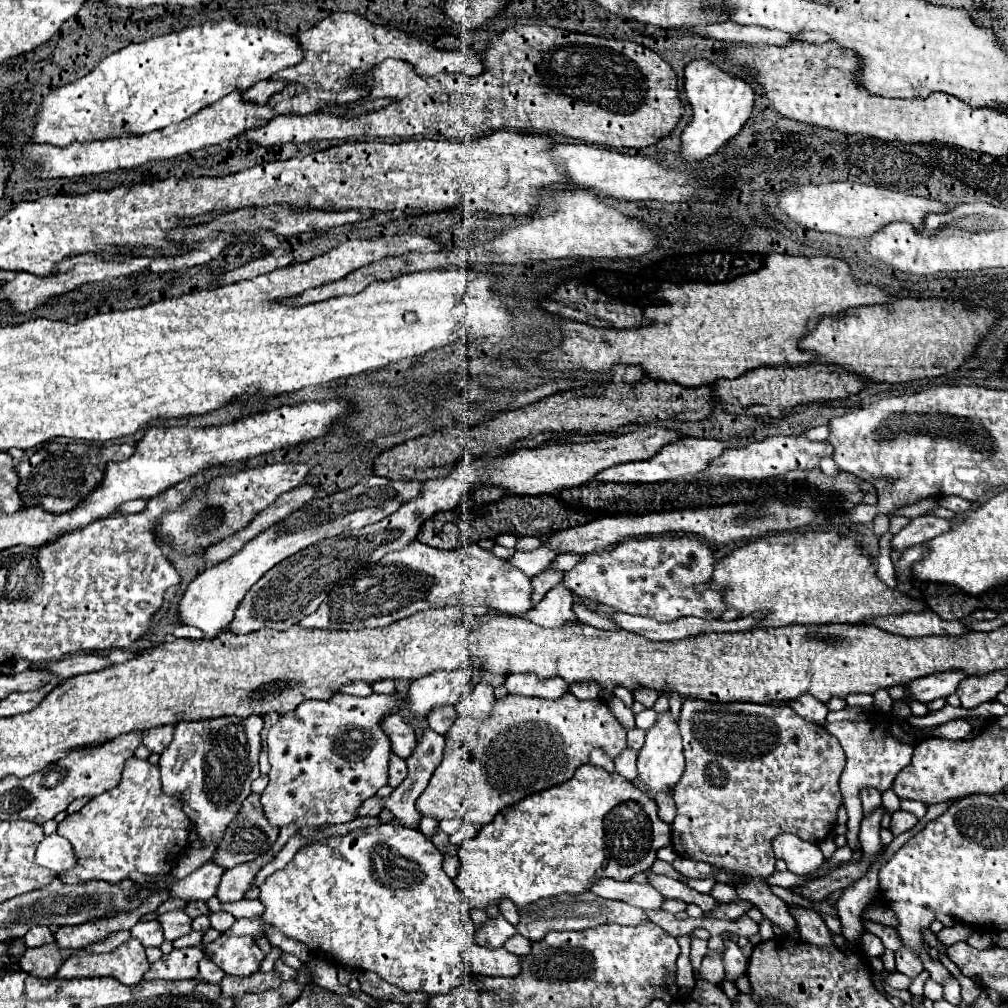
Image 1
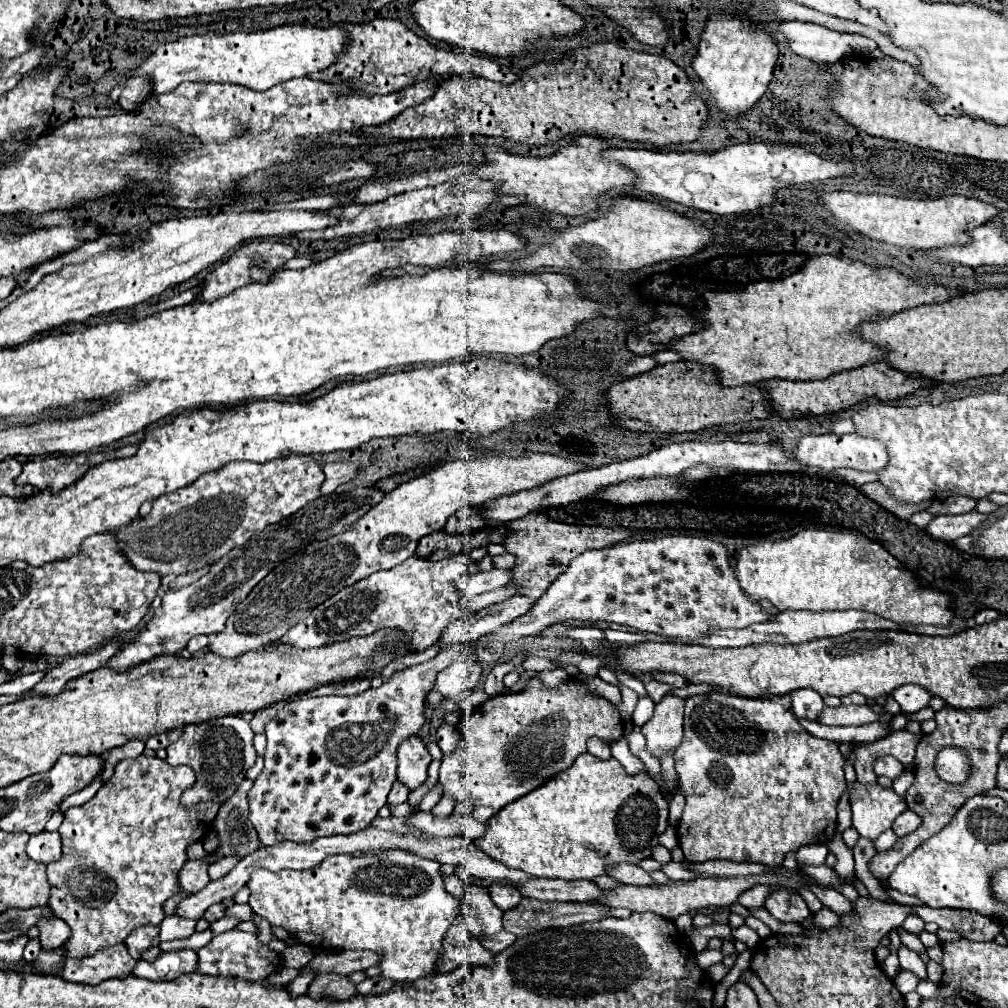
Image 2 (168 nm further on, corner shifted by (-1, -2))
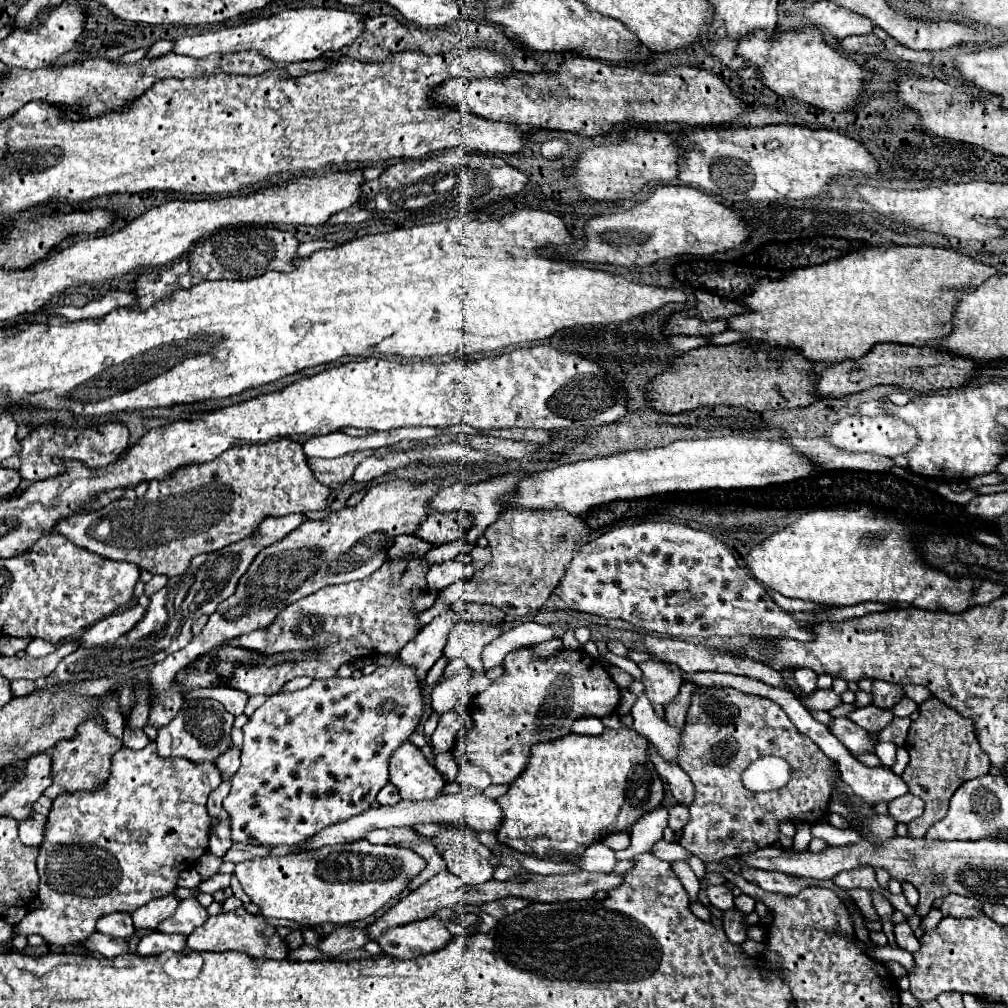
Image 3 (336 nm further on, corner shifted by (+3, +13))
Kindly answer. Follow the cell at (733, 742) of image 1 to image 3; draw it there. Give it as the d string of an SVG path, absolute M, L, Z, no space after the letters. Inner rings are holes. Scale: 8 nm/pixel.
M696 687L696 691L692 693L692 703L688 707L686 725L682 731L684 737L678 753L678 765L694 783L694 801L688 807L690 819L682 829L680 843L704 863L722 861L724 857L752 853L756 849L774 845L780 837L782 821L816 823L824 819L824 815L828 813L832 787L840 779L838 767L830 757L826 757L820 751L820 747L810 737L804 737L804 733L800 733L792 725L792 721L788 721L784 709L780 709L780 705L776 705L774 701L760 695L742 693L732 687ZM764 755L776 755L786 759L792 769L792 777L784 789L768 793L752 793L750 789L744 789L740 777L750 763L754 763Z

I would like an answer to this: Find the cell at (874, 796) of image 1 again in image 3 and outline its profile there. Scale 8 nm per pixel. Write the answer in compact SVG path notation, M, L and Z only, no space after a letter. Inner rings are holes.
M834 719L828 727L852 753L872 753L876 747L876 739L870 737L870 733L850 719Z

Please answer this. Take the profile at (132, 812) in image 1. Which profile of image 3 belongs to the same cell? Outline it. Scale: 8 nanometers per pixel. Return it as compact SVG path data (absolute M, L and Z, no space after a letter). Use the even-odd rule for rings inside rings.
M154 741L138 751L122 745L112 755L112 769L108 781L104 781L104 789L96 789L96 793L68 793L68 797L54 799L46 837L38 853L38 897L42 907L30 911L14 925L16 935L28 937L38 933L52 945L82 943L96 933L96 921L100 917L116 911L132 913L150 899L172 893L180 873L190 869L208 851L208 827L212 819L206 811L206 801L220 781L220 771L214 763L160 757Z

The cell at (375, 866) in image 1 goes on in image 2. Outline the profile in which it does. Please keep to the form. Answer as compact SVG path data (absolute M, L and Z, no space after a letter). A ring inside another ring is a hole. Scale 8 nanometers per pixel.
M366 852L364 856L328 856L310 870L256 870L246 882L250 890L250 908L264 916L272 926L296 934L302 944L316 950L370 950L382 956L382 976L410 986L416 978L432 974L440 956L440 944L446 930L458 922L460 902L444 890L440 864L410 856L410 852Z

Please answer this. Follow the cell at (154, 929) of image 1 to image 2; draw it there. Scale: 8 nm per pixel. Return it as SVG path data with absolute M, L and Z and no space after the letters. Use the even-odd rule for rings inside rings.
M140 926L140 928L132 930L132 934L126 936L126 940L124 940L130 956L136 958L136 960L142 956L142 952L146 948L158 946L158 942L160 942L160 938L158 938L158 926Z

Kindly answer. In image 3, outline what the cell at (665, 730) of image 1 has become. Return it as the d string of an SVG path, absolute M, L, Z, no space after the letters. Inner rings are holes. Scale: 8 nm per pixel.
M646 661L640 663L640 669L644 673L642 683L646 687L646 695L652 705L666 707L672 701L676 701L682 687L682 671L678 665Z

